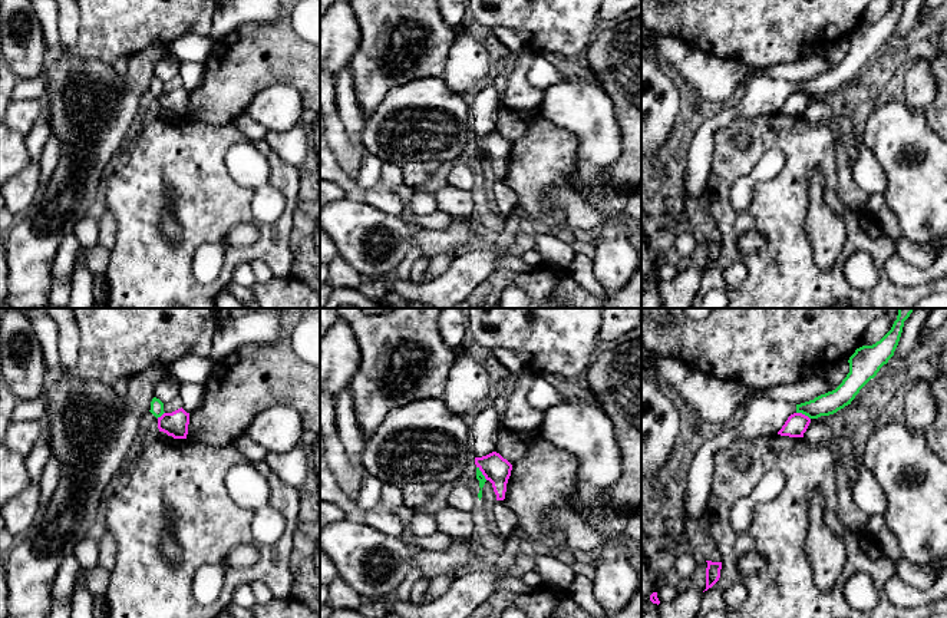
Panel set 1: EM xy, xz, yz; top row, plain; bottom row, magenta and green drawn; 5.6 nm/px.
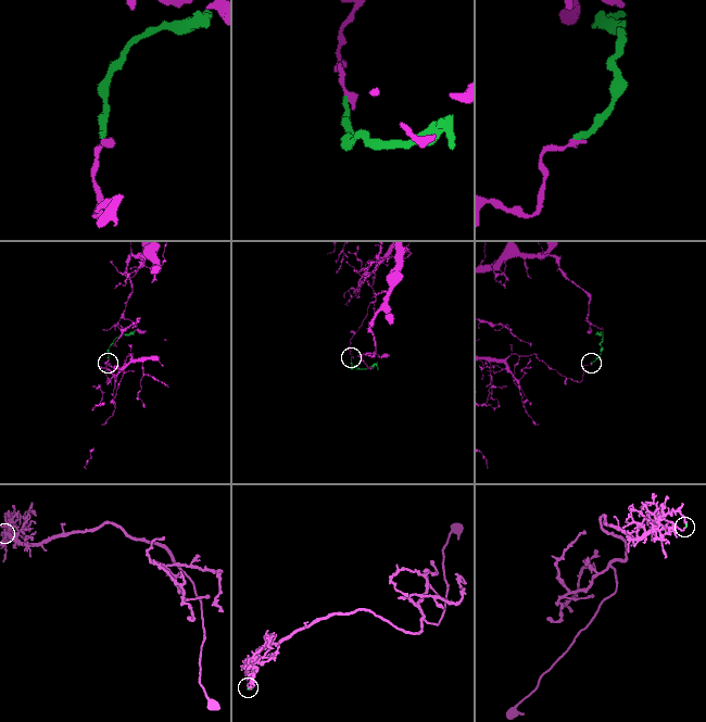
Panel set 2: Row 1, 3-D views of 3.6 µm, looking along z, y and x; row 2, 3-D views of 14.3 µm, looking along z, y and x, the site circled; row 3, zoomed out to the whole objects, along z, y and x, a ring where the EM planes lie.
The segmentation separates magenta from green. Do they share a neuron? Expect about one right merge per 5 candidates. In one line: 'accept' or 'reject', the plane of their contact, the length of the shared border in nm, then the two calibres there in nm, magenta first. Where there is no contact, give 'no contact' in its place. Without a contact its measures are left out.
reject | xz | 100 nm | 150/50 nm

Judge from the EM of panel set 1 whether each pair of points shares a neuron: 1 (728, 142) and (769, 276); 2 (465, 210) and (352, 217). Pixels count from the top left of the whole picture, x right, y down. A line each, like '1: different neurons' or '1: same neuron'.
1: same neuron
2: different neurons

